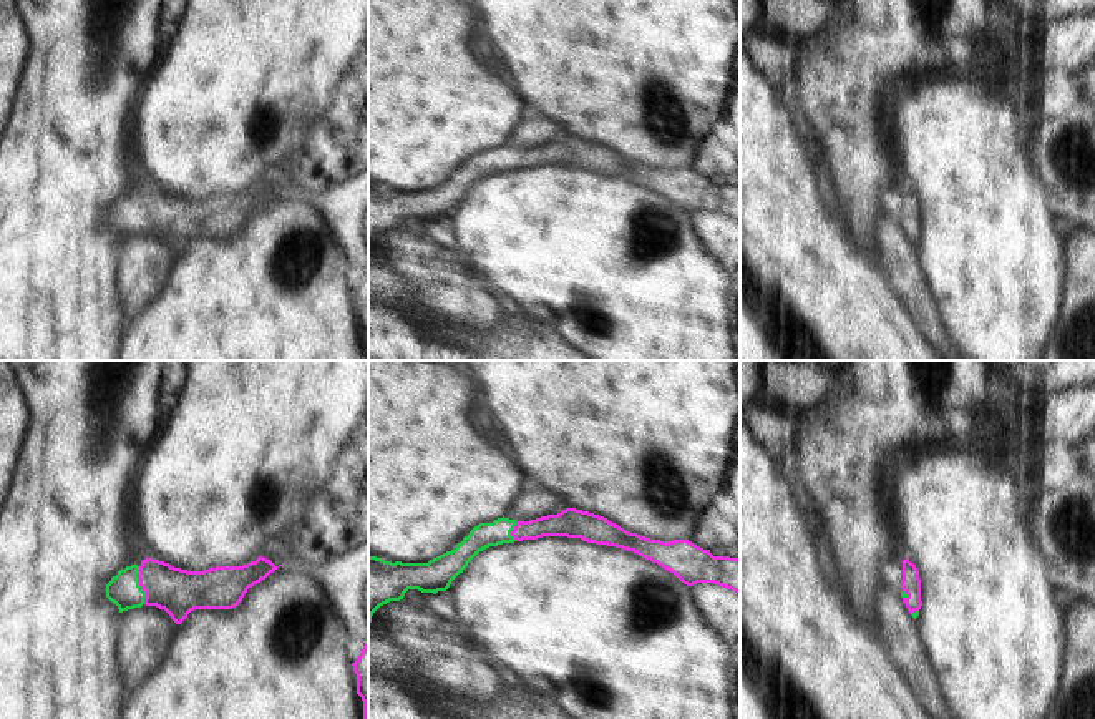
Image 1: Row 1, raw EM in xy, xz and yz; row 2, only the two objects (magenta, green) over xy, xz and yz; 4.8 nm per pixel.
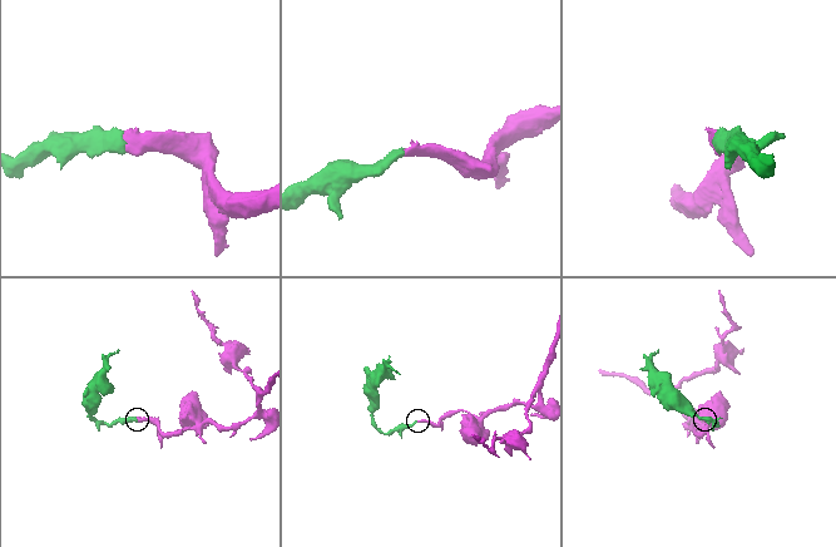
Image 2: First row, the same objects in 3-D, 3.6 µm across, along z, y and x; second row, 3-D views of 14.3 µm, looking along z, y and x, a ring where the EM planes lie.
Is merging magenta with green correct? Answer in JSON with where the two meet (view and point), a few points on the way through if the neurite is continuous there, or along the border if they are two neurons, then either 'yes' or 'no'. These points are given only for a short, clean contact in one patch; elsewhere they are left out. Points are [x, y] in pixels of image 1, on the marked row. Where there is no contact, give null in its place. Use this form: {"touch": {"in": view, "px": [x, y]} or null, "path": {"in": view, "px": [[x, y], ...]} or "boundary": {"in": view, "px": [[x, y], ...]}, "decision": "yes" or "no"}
{"touch": {"in": "xy", "px": [140, 585]}, "path": {"in": "xy", "px": [[178, 591], [161, 585], [140, 585], [123, 590]]}, "decision": "yes"}

